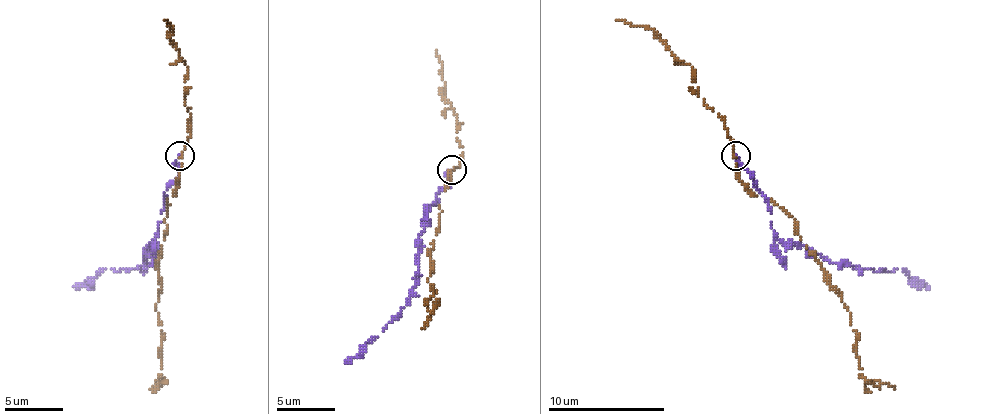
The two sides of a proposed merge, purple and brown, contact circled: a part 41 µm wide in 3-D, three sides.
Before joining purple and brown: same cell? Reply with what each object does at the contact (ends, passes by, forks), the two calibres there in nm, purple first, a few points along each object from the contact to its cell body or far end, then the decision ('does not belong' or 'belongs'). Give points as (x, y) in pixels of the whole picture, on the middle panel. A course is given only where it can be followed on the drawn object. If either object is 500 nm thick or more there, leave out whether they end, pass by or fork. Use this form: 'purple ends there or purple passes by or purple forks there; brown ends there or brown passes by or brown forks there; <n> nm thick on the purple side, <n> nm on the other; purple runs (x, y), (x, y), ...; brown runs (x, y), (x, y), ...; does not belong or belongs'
purple ends there; brown passes by; 200 nm thick on the purple side, 150 nm on the other; purple runs (451, 170), (451, 185), (436, 196), (418, 240), (418, 267), (413, 296), (377, 337), (345, 363); brown runs (451, 170), (451, 182), (439, 205), (439, 231), (430, 249), (430, 319), (421, 328); does not belong

